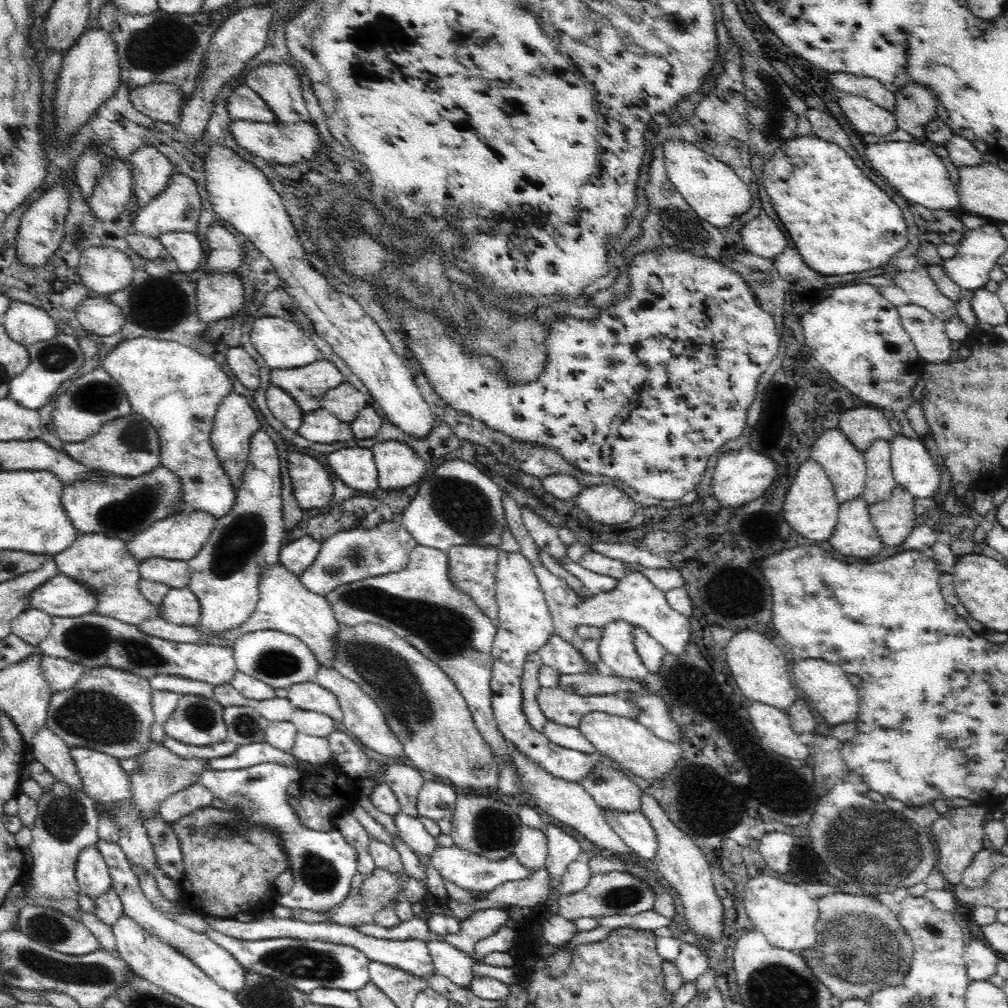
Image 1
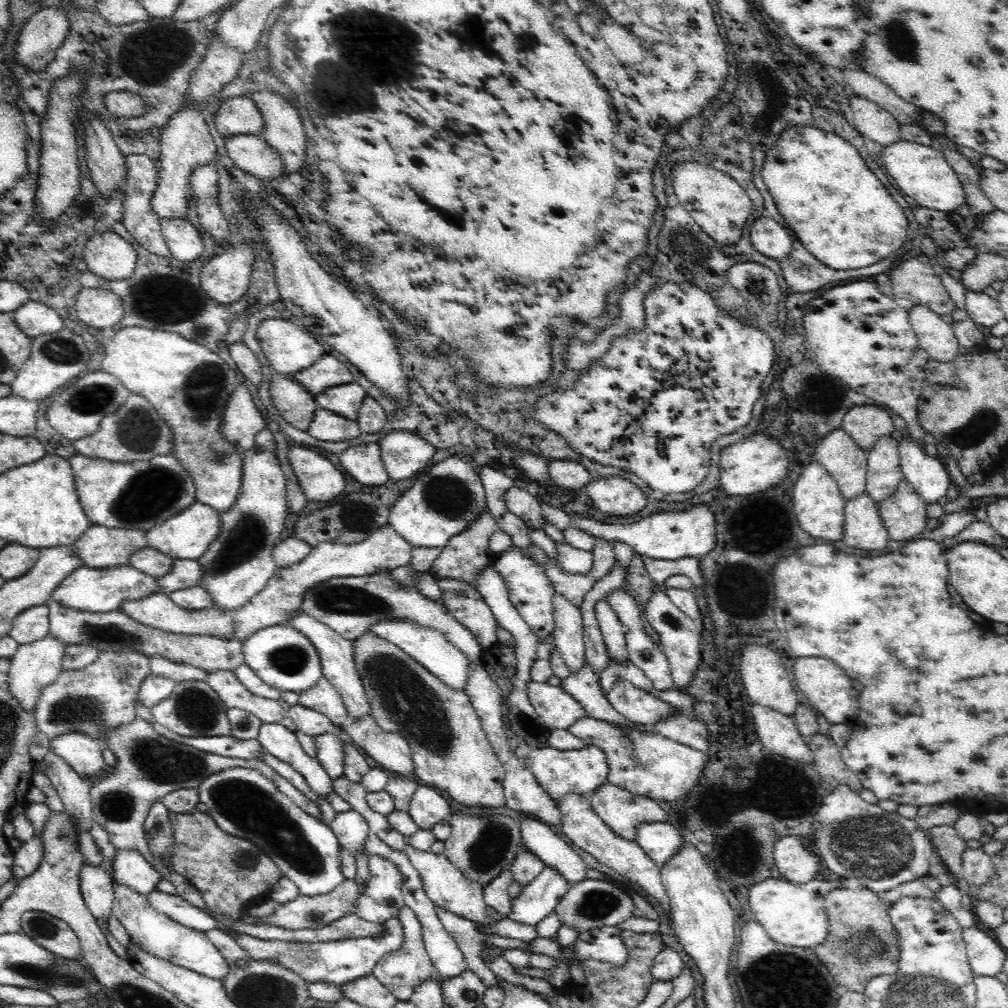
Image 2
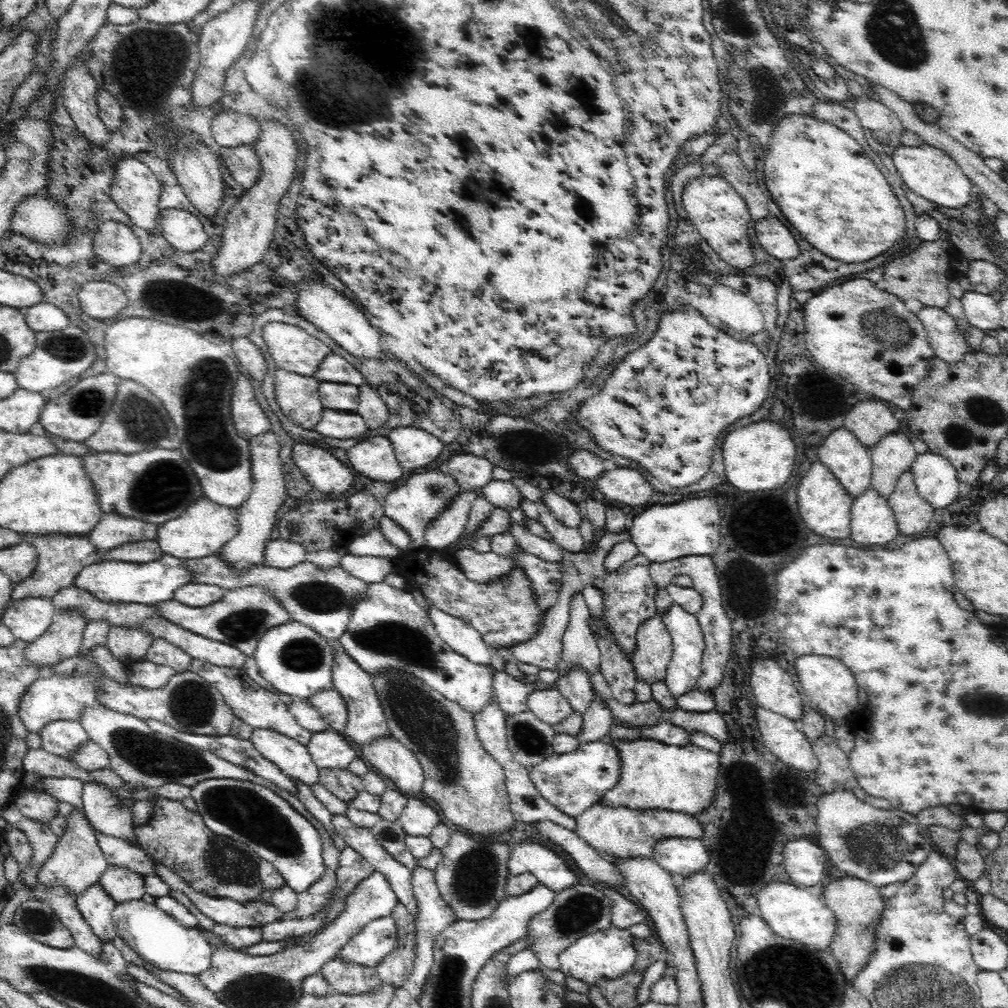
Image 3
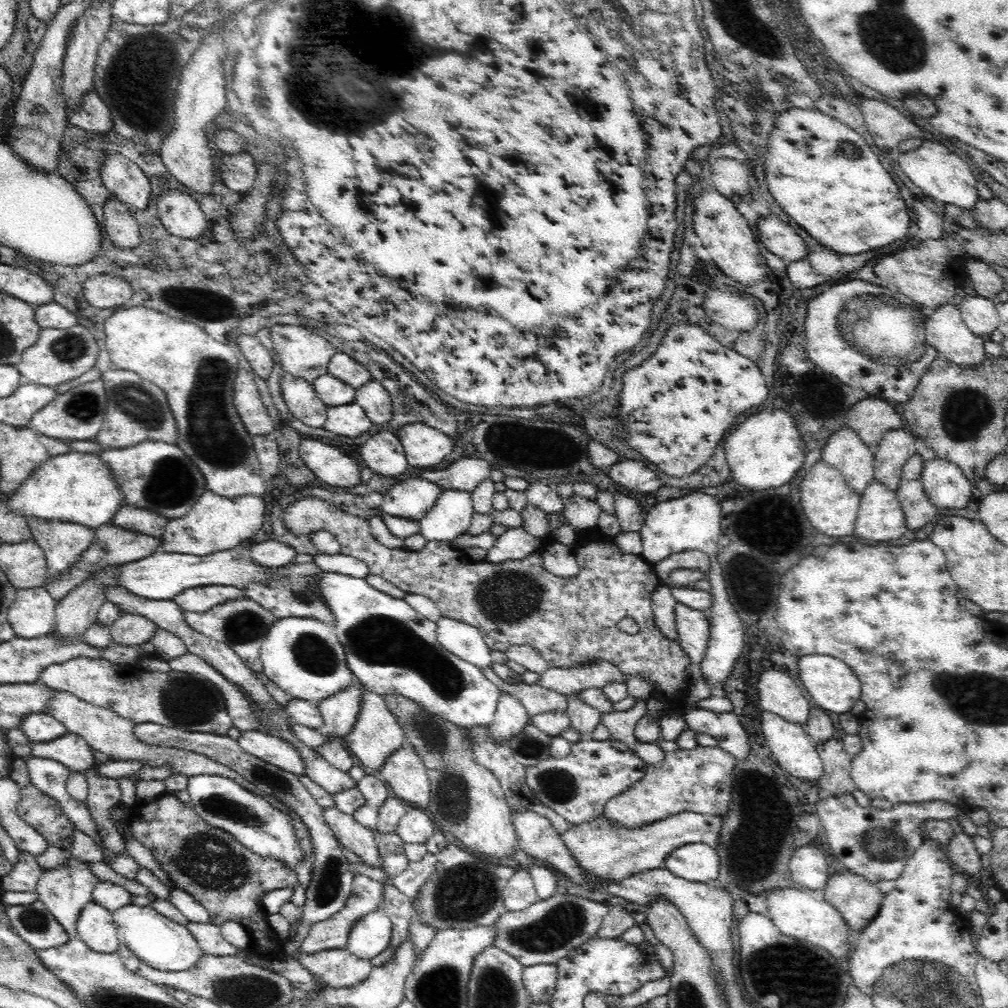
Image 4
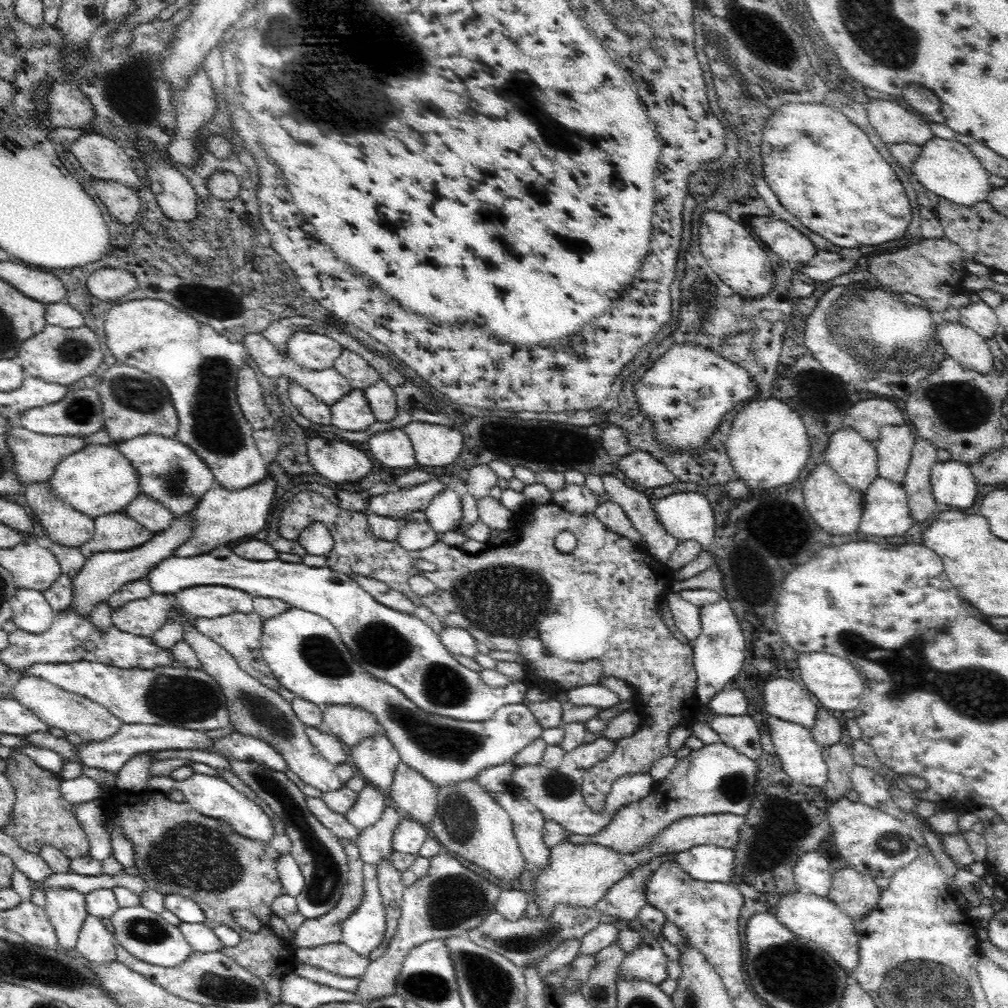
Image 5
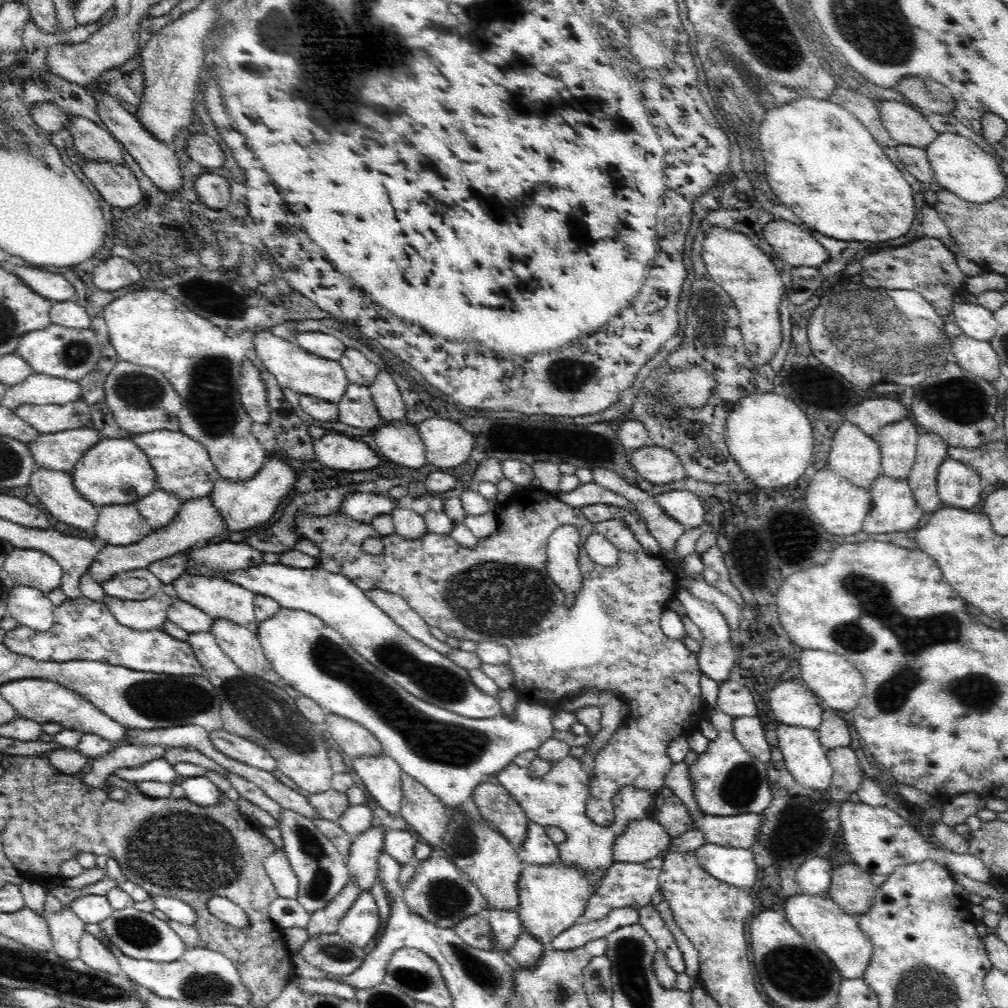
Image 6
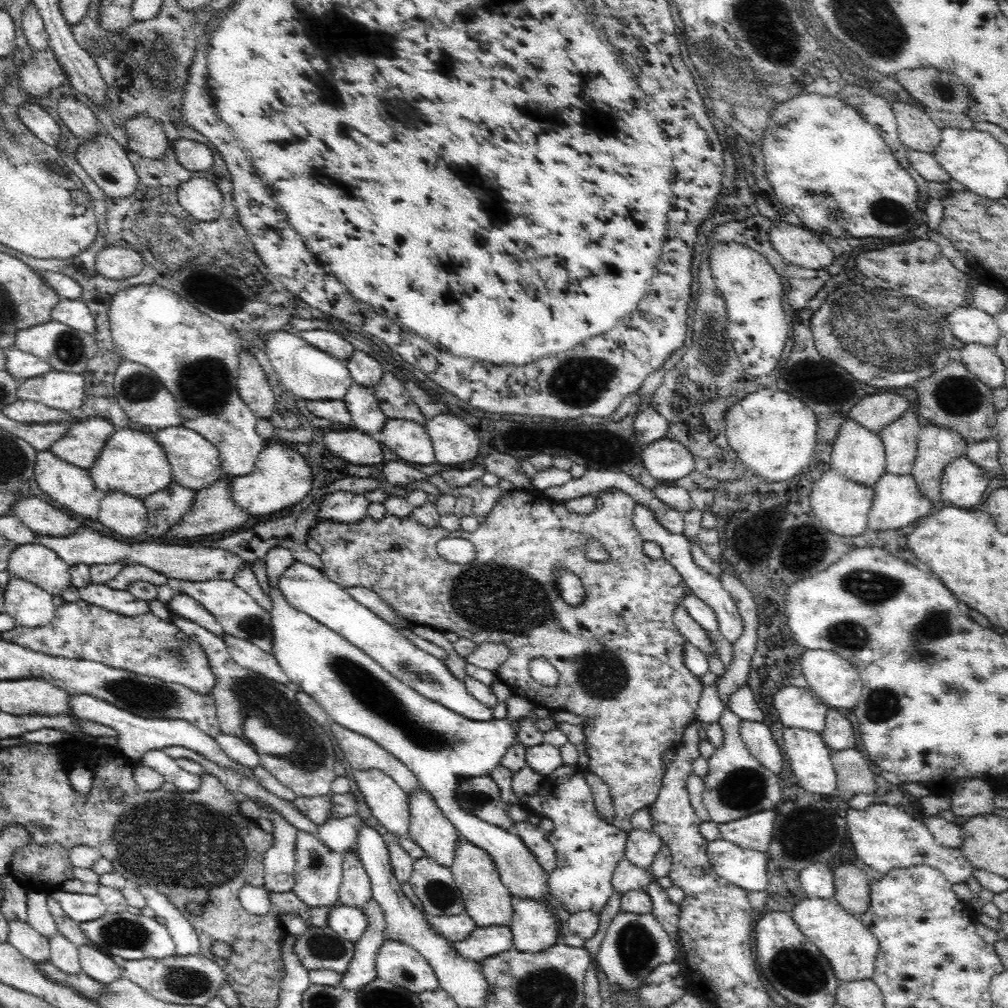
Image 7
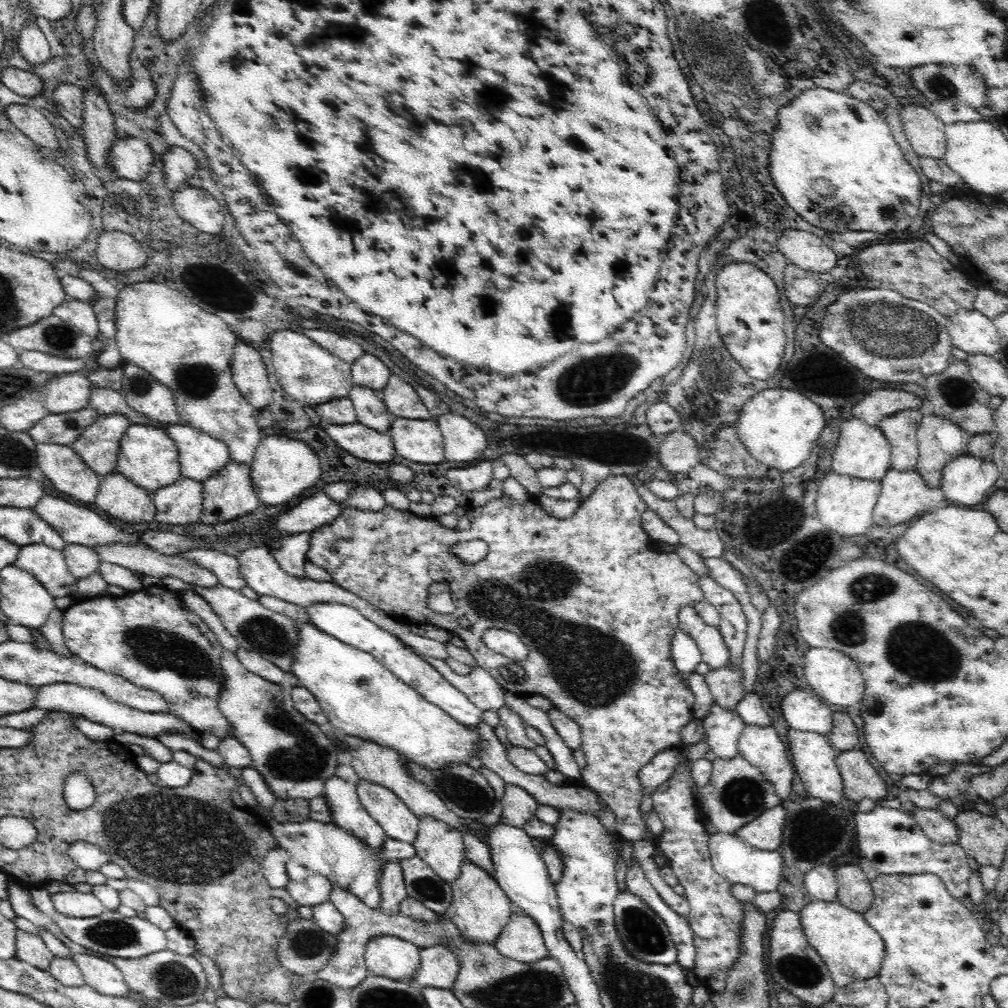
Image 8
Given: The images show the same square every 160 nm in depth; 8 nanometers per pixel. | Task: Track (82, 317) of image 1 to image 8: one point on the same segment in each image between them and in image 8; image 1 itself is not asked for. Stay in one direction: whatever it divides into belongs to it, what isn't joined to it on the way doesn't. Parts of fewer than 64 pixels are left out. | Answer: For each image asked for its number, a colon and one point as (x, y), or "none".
2: (99, 308)
3: (100, 299)
4: (104, 291)
5: (107, 283)
6: (115, 272)
7: (114, 262)
8: (116, 250)

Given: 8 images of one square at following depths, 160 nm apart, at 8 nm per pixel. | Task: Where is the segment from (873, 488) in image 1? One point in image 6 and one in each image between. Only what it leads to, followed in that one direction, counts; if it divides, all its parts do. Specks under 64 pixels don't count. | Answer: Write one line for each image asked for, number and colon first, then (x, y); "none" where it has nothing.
2: (884, 473)
3: (894, 453)
4: (896, 447)
5: (895, 444)
6: (898, 441)

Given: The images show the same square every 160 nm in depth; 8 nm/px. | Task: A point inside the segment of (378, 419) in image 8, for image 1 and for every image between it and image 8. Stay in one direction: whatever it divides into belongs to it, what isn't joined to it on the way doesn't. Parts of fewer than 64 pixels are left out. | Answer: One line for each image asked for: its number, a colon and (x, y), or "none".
1: (320, 425)
2: (326, 425)
3: (338, 424)
4: (351, 419)
5: (352, 412)
6: (356, 408)
7: (365, 410)

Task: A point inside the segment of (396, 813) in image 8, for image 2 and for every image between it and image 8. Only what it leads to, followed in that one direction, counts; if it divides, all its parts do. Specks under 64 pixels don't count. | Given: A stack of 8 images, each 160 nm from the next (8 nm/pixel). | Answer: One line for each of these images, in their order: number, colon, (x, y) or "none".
2: (336, 653)
3: (366, 723)
4: (376, 735)
5: (376, 758)
6: (381, 775)
7: (389, 805)

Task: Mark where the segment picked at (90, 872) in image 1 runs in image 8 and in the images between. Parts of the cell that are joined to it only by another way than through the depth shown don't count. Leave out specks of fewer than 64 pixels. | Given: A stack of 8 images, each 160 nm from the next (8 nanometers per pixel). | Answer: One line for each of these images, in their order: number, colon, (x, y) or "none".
2: (96, 886)
3: (95, 906)
4: (95, 927)
5: (95, 944)
6: (95, 955)
7: (100, 966)
8: (102, 976)

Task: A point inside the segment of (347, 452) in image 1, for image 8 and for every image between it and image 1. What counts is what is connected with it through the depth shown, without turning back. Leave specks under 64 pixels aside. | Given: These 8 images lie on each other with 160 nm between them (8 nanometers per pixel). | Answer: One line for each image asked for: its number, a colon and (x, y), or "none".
2: (364, 462)
3: (375, 457)
4: (383, 452)
5: (392, 448)
6: (400, 441)
7: (408, 439)
8: (420, 441)

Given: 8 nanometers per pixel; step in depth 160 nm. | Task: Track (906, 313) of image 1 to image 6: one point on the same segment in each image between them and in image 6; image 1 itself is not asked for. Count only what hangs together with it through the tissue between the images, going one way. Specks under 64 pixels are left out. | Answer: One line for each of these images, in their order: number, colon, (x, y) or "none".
2: (936, 337)
3: (948, 343)
4: (944, 329)
5: (965, 346)
6: (978, 358)

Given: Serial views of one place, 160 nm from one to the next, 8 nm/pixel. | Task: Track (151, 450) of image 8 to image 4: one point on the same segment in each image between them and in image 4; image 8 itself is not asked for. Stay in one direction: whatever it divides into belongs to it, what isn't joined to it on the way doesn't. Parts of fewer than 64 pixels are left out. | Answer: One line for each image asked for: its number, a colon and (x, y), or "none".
4: (76, 487)
5: (98, 480)
6: (115, 471)
7: (133, 462)

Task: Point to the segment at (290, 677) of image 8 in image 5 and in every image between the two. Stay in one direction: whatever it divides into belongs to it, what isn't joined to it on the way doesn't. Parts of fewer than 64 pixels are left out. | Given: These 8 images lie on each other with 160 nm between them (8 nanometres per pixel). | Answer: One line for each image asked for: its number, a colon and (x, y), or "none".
5: (240, 634)
6: (244, 648)
7: (247, 655)

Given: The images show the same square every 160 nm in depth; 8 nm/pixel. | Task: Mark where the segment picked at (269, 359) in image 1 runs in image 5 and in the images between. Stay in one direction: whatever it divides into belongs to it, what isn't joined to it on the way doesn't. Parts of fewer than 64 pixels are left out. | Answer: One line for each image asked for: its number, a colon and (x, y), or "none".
2: (289, 349)
3: (293, 349)
4: (303, 353)
5: (312, 350)

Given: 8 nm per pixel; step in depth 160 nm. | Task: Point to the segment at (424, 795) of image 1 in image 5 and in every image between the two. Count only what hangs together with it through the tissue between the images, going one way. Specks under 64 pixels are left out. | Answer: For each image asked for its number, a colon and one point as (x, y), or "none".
2: (427, 807)
3: (417, 819)
4: (415, 827)
5: (409, 835)

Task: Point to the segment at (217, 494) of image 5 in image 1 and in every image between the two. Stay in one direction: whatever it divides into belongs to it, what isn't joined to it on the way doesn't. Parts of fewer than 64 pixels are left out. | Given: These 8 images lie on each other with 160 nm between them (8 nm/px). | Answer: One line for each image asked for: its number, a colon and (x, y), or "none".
1: (180, 537)
2: (186, 536)
3: (204, 527)
4: (214, 523)

